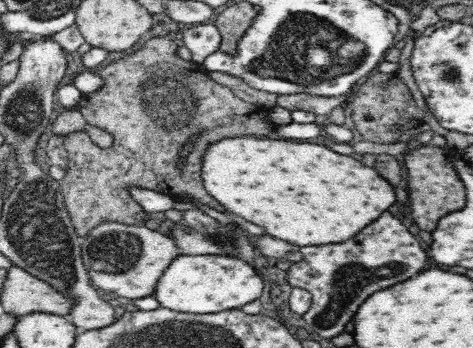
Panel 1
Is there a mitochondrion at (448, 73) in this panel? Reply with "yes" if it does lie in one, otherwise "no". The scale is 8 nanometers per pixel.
yes

